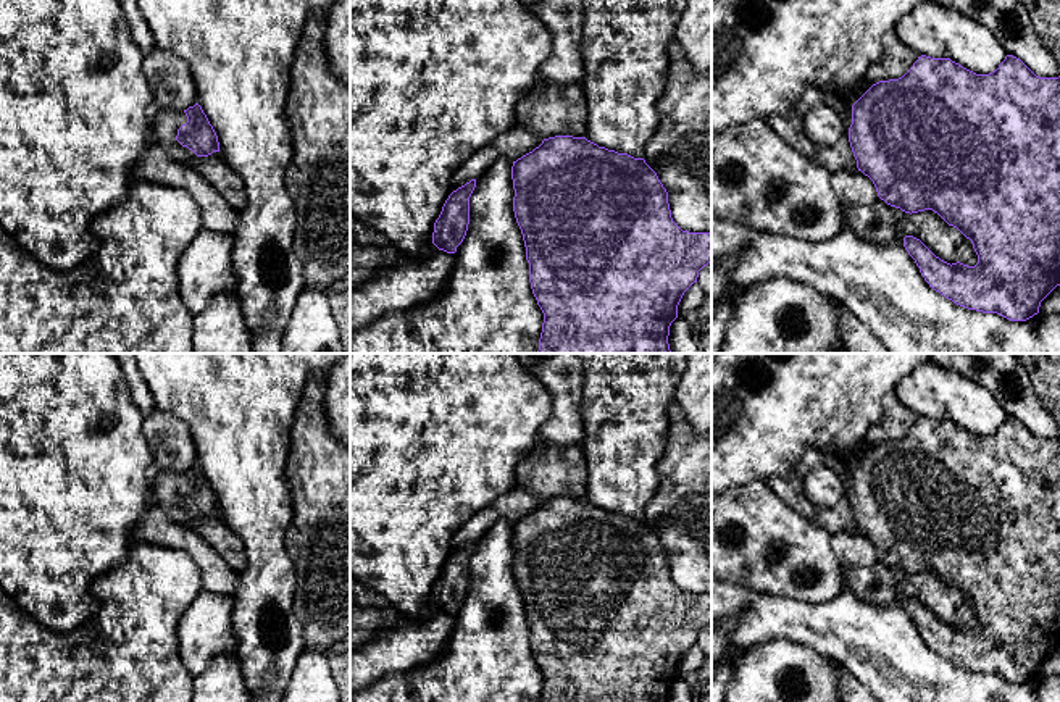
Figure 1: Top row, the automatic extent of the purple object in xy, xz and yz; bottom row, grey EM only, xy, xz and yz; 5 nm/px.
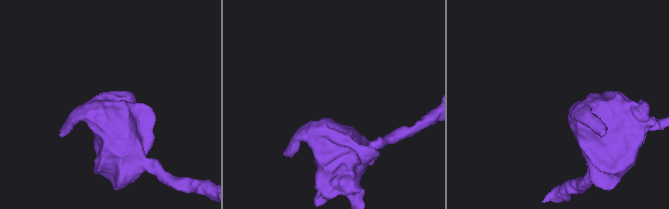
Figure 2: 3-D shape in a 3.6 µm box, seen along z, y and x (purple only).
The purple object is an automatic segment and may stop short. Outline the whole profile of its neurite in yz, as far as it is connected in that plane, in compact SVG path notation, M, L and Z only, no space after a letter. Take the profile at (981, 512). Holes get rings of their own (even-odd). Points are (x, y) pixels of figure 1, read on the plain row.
M921 416L902 439L873 445L852 466L849 504L858 533L873 542L881 562L910 576L933 571L949 587L957 589L971 602L978 616L978 625L974 628L960 623L950 626L936 618L920 600L913 597L904 599L905 612L915 621L929 649L960 668L983 675L997 675L1010 683L1026 683L1039 675L1041 663L1060 647L1060 437L1039 439L1013 416L1007 416L999 429L989 436L976 436L950 420Z

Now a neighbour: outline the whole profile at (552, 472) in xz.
M537 436L534 449L516 466L518 486L532 497L586 499L587 465L582 447L542 447Z

